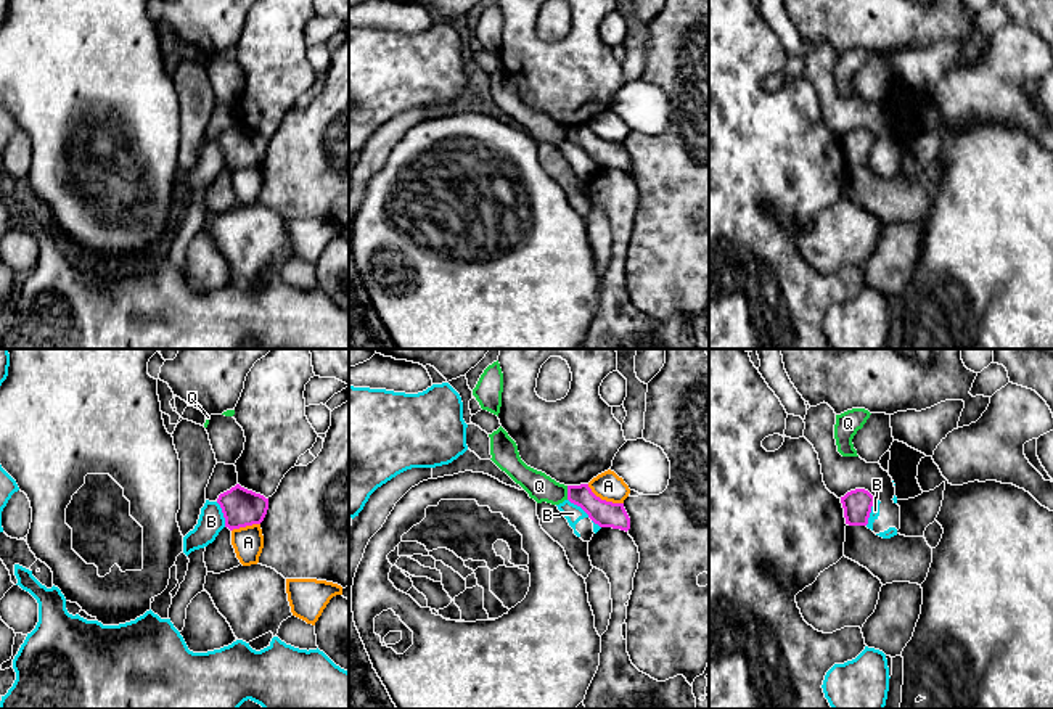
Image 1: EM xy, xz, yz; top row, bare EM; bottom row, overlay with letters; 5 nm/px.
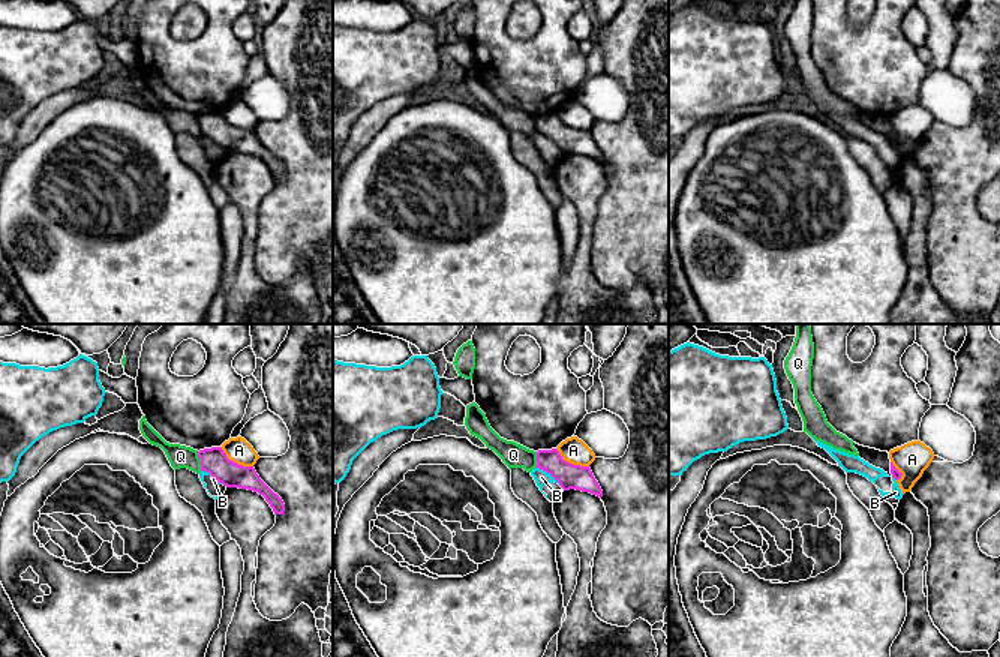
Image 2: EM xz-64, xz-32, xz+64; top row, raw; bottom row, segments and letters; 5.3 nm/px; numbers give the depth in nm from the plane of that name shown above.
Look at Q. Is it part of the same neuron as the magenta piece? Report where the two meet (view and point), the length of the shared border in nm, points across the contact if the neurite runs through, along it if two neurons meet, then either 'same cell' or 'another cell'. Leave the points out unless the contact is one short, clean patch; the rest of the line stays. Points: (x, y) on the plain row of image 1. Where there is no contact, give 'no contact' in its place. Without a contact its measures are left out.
contact xz (568, 132); length 70 nm; border xz (566, 126), (568, 139); another cell

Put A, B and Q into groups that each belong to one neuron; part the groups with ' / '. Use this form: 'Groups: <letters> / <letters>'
Groups: A / B / Q

